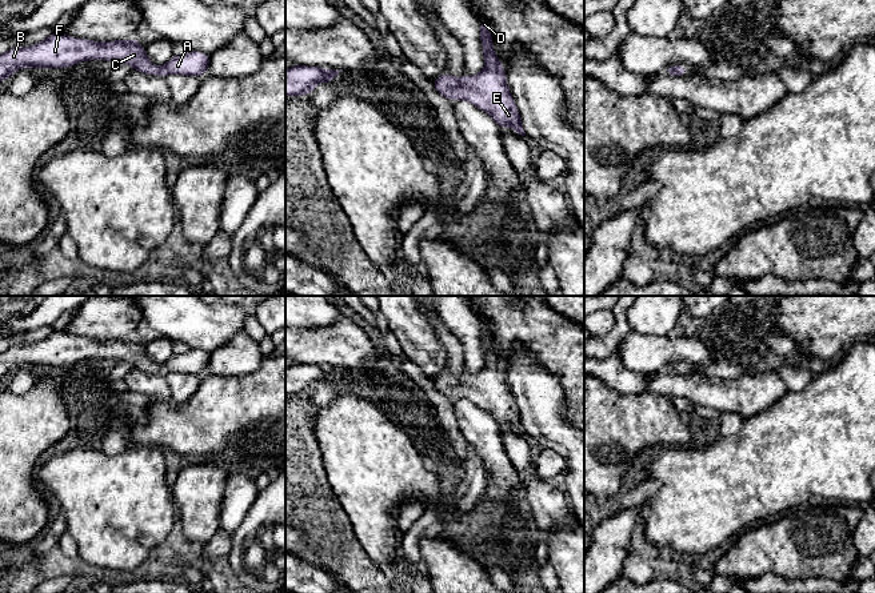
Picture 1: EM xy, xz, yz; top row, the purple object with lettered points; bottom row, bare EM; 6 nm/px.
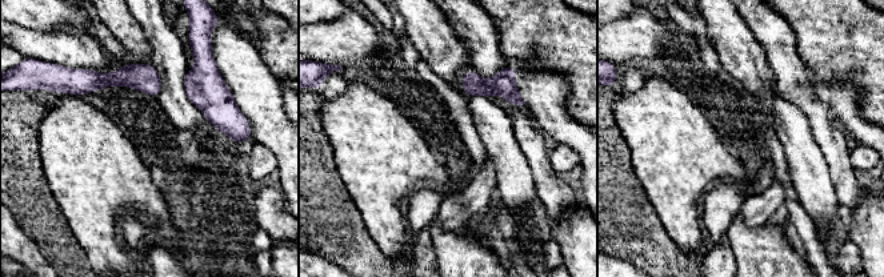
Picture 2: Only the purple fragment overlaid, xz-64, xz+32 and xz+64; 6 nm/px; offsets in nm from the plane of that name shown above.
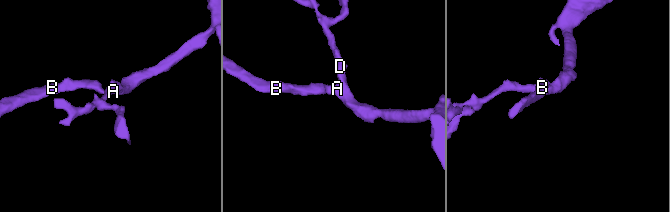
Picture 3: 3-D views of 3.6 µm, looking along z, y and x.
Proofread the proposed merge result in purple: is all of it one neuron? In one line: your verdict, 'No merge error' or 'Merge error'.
No merge error

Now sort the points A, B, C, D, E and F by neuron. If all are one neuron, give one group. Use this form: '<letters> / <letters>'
A B C D E F

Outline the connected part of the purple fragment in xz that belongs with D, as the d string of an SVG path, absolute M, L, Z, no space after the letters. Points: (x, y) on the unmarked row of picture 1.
M480 318L480 337L486 365L478 374L466 373L456 377L442 372L432 382L439 393L452 400L467 398L490 412L500 426L511 425L518 433L526 434L503 364L495 354L491 325L486 318Z

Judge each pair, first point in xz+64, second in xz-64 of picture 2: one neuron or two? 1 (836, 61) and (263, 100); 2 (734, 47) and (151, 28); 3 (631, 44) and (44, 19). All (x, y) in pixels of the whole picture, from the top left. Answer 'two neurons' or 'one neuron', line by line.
1: two neurons
2: two neurons
3: two neurons

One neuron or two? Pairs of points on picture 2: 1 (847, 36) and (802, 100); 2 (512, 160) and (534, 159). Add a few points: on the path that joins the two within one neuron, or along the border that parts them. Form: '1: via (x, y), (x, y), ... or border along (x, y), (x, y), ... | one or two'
1: border along (795, 48), (812, 75) | two
2: border along (512, 131), (530, 167), (535, 189) | two

